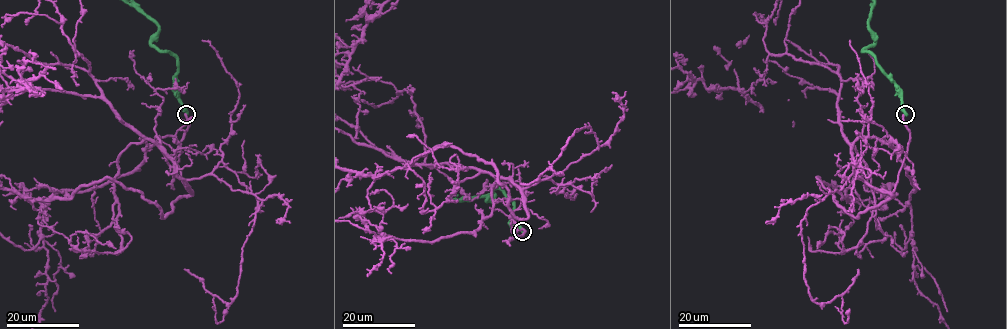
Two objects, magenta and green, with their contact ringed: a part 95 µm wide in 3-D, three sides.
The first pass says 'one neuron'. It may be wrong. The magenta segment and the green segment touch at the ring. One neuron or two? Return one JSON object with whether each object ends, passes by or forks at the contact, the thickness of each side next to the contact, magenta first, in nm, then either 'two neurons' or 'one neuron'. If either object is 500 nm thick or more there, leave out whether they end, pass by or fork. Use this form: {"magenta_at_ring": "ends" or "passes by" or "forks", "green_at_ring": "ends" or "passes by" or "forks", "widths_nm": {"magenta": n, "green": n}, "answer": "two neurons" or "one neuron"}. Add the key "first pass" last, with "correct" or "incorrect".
{"widths_nm": {"magenta": 320, "green": 550}, "answer": "two neurons", "first pass": "incorrect"}

